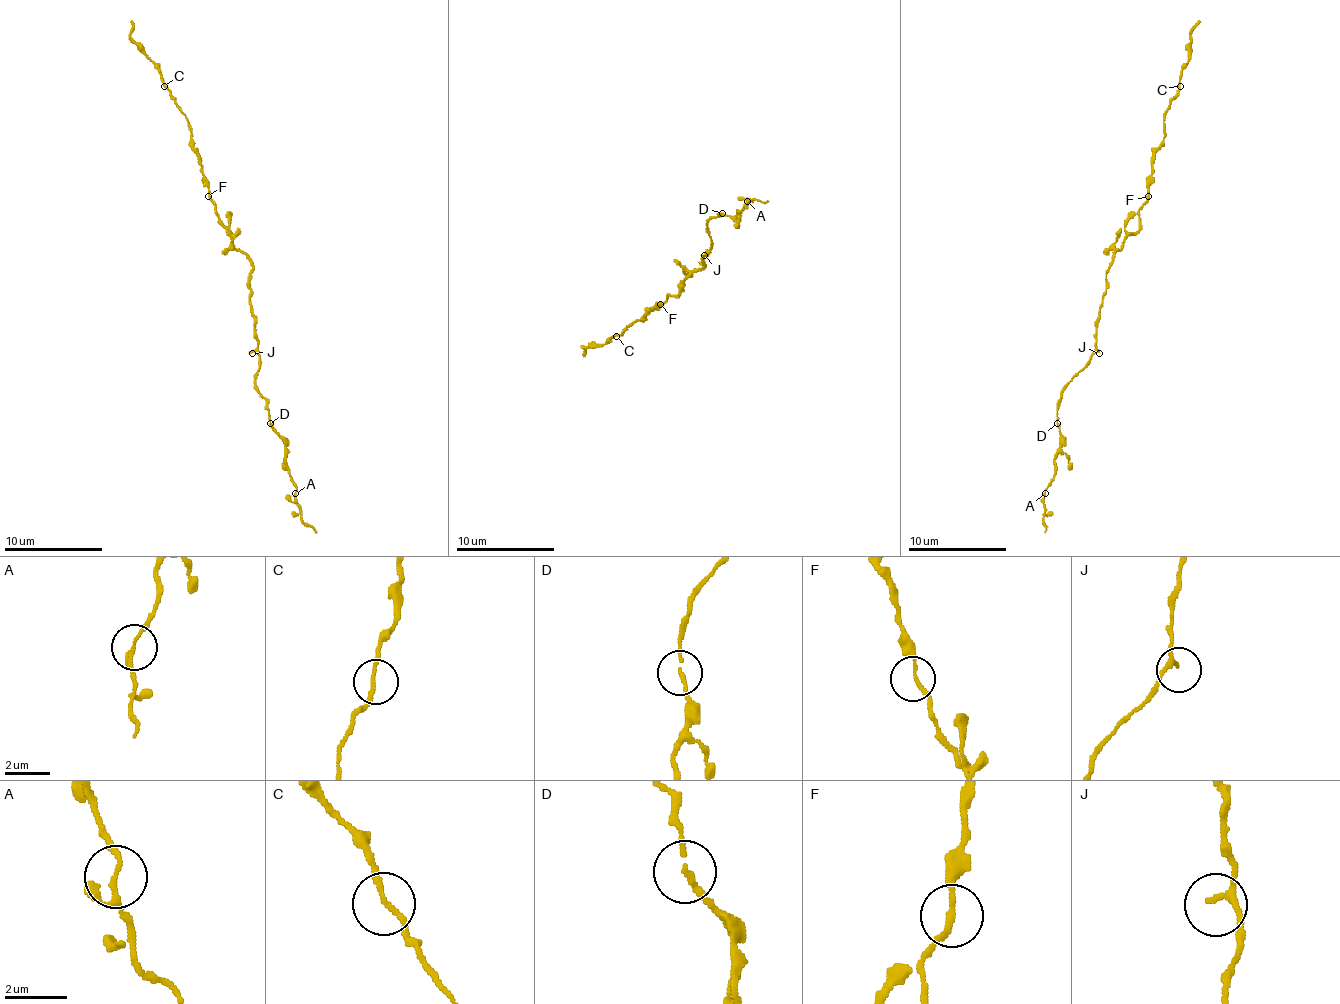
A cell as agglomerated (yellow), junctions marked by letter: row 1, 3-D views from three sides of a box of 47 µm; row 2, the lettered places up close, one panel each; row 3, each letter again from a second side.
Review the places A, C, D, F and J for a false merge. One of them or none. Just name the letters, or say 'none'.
none

